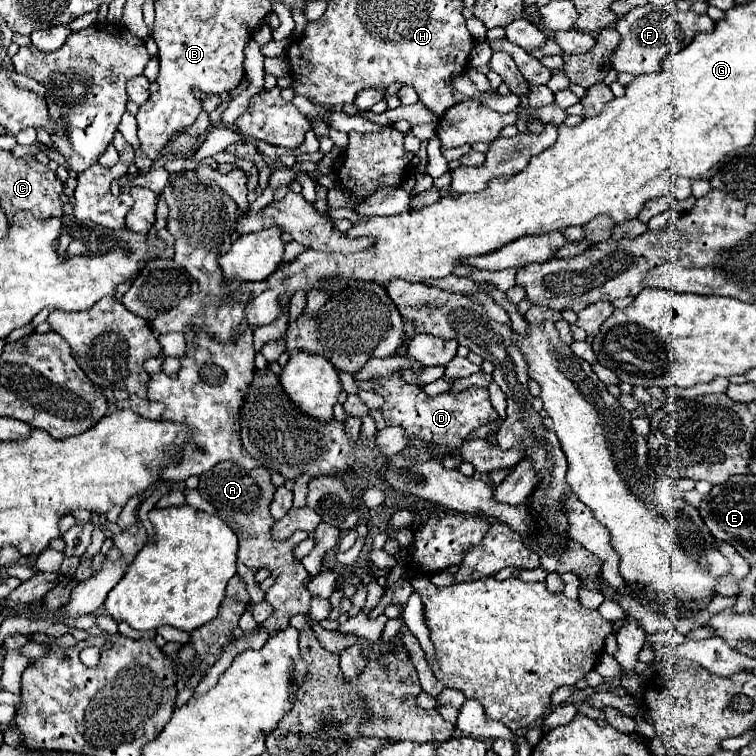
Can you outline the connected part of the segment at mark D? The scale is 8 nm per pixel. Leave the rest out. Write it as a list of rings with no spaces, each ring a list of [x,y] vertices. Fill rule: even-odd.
[[[397,372],[391,374],[389,378],[375,378],[373,382],[375,392],[379,392],[385,398],[383,416],[387,426],[403,426],[411,438],[429,440],[443,448],[457,448],[463,442],[463,438],[467,438],[473,430],[479,428],[479,424],[487,424],[497,418],[497,412],[489,402],[487,388],[473,386],[459,394],[445,392],[431,398],[423,394],[419,386],[403,382]]]

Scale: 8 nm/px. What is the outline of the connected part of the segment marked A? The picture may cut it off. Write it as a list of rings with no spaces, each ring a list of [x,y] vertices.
[[[219,462],[217,466],[213,466],[209,472],[205,472],[199,480],[199,492],[205,500],[209,500],[223,516],[227,516],[229,520],[233,520],[241,532],[239,534],[239,547],[237,552],[237,562],[249,566],[251,570],[255,568],[271,568],[273,576],[277,576],[273,588],[267,592],[265,600],[275,608],[273,618],[269,618],[267,622],[261,624],[263,630],[267,630],[269,634],[285,630],[289,626],[291,616],[295,614],[307,614],[309,612],[309,600],[311,594],[305,588],[305,582],[309,580],[307,570],[302,564],[293,560],[293,548],[307,539],[307,532],[297,531],[291,538],[287,538],[285,542],[277,542],[271,540],[269,536],[269,528],[273,526],[273,518],[269,514],[269,504],[273,500],[275,488],[269,480],[271,472],[265,468],[255,468],[255,470],[243,470],[241,466],[233,464],[233,462]]]

